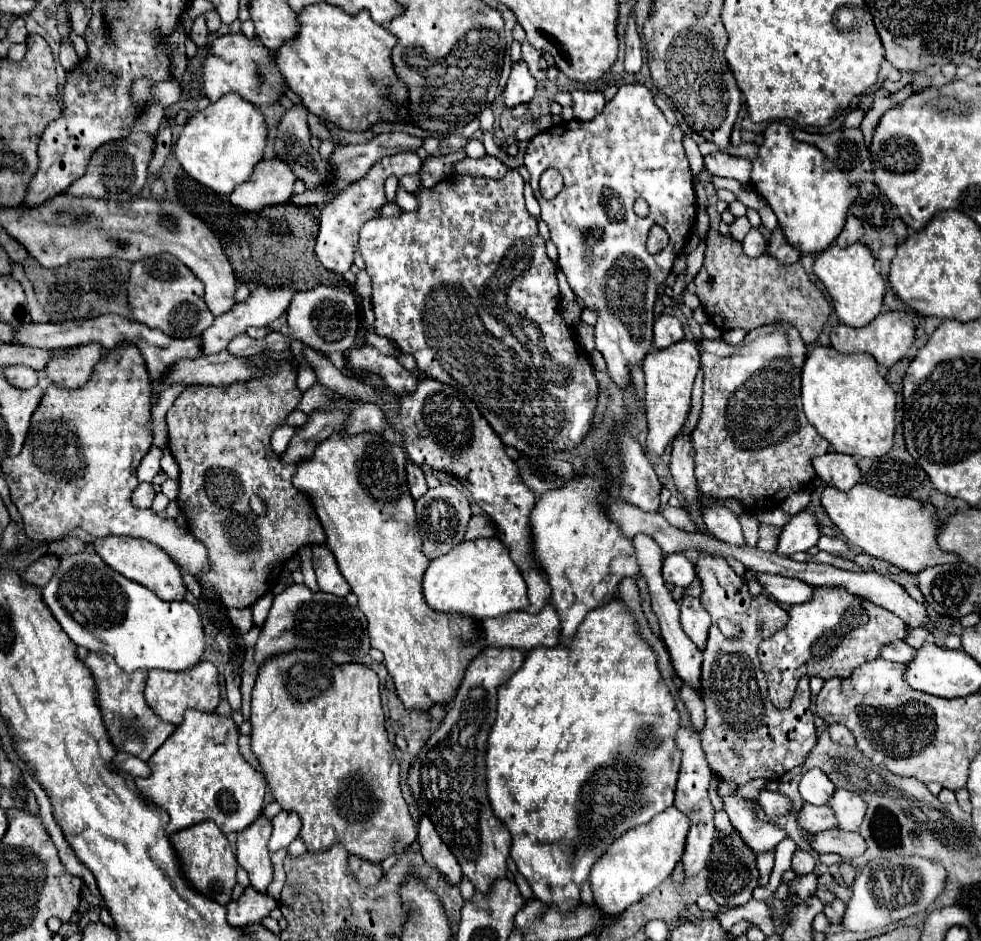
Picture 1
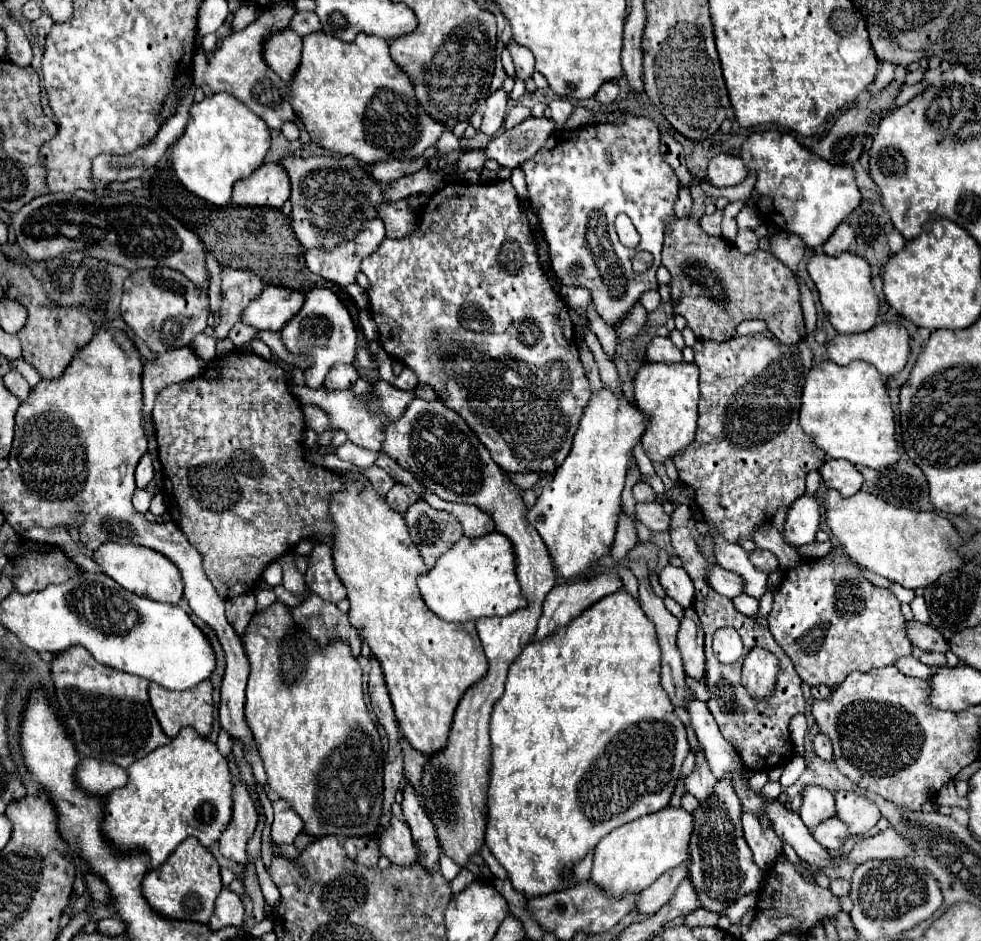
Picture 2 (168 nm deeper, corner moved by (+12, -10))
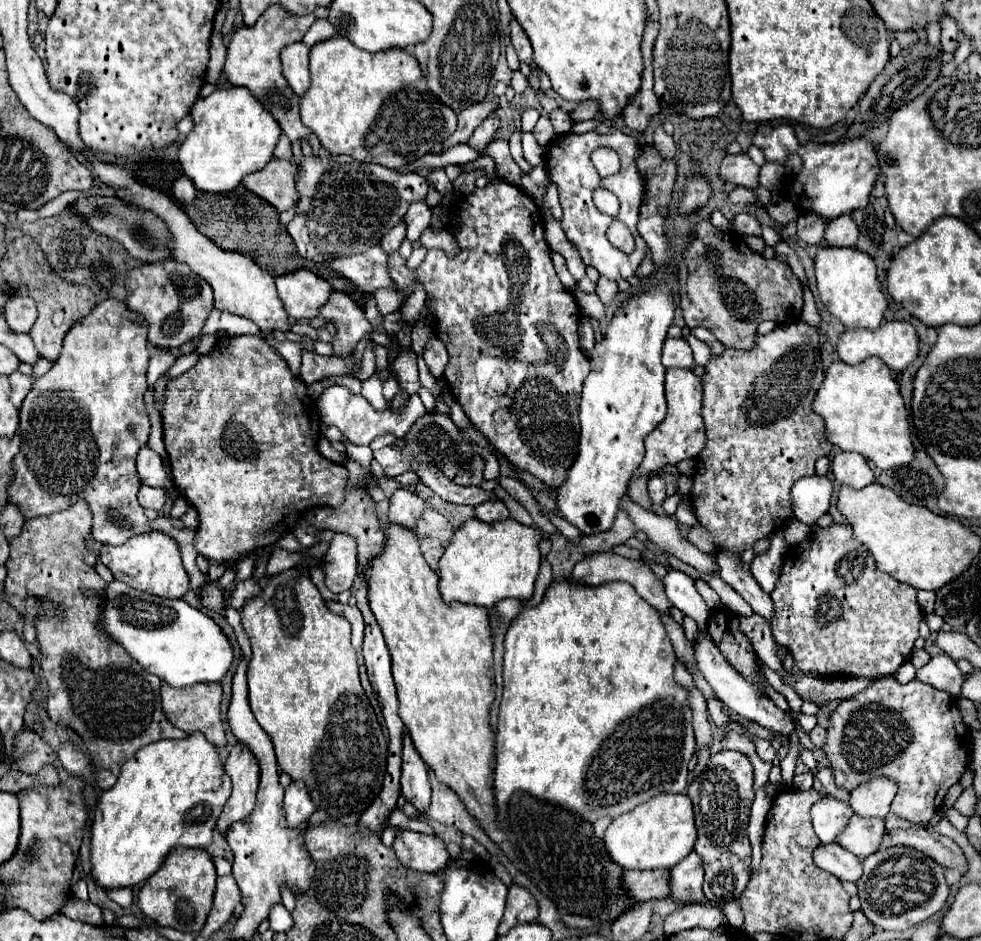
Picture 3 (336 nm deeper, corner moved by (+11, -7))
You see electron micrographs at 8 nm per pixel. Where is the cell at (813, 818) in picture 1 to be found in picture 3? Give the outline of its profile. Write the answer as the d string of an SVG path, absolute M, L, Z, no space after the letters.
M853 814L845 826L845 832L841 832L835 842L863 860L865 856L877 852L883 834L885 824L881 818L861 818Z

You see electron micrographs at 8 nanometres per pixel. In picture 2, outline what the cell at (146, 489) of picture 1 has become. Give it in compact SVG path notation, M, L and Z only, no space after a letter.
M136 489L136 493L134 493L134 499L132 499L132 503L134 503L134 507L136 507L136 511L140 511L140 513L146 513L148 509L150 509L150 501L152 501L152 493L148 493L146 489Z

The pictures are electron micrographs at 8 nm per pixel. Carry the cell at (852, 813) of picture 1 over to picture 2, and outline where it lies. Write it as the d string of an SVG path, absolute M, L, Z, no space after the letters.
M852 791L836 793L836 809L838 809L838 819L848 823L848 829L852 835L866 833L880 819L878 805L872 799Z

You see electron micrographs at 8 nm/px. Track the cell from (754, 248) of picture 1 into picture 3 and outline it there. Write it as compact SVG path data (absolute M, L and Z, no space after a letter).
M737 214L735 216L735 228L743 236L761 236L761 226L759 220L751 214Z

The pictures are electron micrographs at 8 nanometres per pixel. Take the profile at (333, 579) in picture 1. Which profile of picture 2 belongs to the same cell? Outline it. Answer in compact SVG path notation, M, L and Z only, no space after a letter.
M320 543L312 549L304 579L306 579L306 587L312 593L320 595L322 599L328 599L332 603L346 599L346 587L342 585L340 577L334 571L332 547L326 543Z

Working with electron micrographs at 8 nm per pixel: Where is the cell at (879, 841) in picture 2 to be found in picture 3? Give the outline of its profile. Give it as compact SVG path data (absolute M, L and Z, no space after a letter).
M907 828L907 830L889 830L883 836L883 842L879 846L879 850L891 848L891 846L911 846L917 848L919 852L925 852L925 856L933 858L937 864L941 866L949 866L949 868L959 868L959 872L965 872L965 856L961 852L961 848L937 834L931 832L927 828Z

